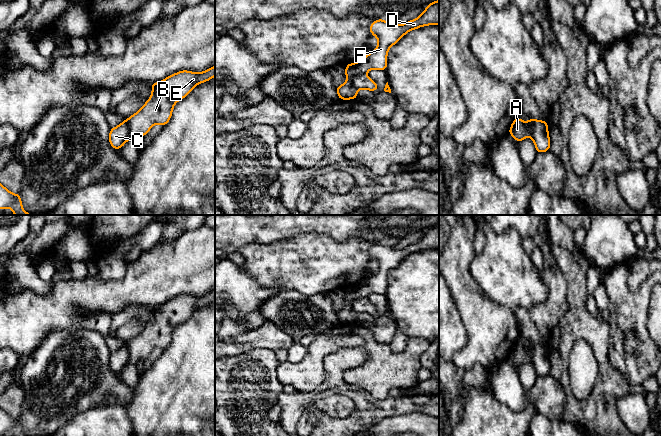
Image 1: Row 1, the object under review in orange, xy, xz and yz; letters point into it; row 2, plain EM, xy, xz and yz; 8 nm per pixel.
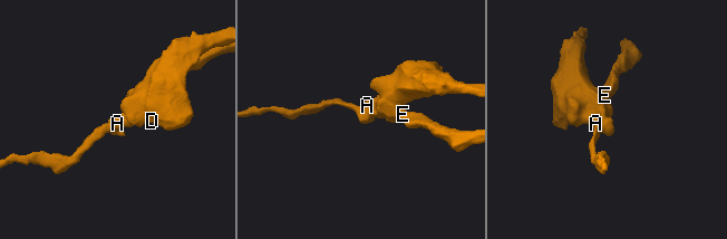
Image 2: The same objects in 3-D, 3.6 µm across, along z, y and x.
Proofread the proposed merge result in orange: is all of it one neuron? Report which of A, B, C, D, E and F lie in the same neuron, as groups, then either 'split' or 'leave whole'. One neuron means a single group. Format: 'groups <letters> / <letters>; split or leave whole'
groups A C D F / B E; split

